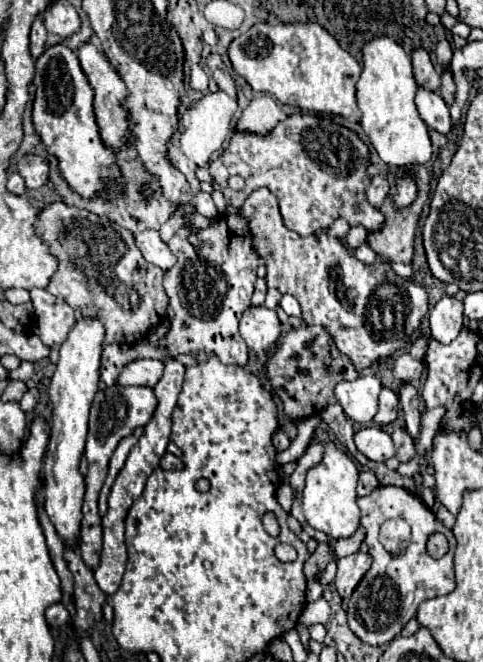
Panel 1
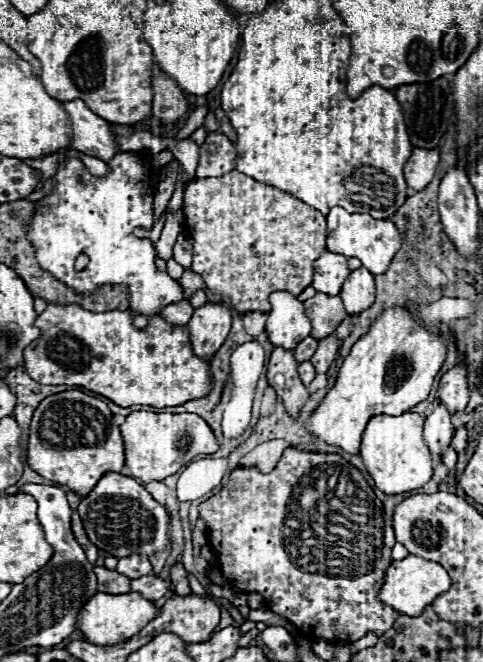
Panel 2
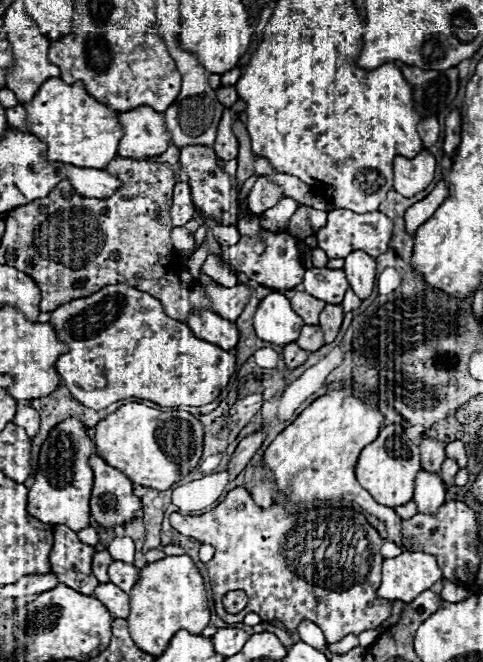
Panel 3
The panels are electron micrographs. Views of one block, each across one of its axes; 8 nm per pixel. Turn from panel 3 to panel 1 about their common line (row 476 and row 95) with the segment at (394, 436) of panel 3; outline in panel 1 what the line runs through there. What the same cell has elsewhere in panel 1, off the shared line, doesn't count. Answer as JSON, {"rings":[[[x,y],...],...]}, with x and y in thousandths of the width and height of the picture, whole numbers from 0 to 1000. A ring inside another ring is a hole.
{"rings":[[[783,54],[749,69],[749,112],[737,133],[741,160],[749,166],[745,187],[799,248],[832,254],[836,248],[890,242],[894,215],[886,205],[886,190],[870,178],[857,157],[865,127],[853,112],[853,94],[820,60],[807,54]]]}

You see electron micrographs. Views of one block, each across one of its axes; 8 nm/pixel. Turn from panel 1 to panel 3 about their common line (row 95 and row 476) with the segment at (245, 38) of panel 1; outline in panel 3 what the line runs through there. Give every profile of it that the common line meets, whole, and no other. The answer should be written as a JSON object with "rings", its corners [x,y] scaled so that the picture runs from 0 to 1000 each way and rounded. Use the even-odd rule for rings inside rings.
{"rings":[[[725,583],[687,589],[650,604],[571,665],[547,680],[542,701],[559,710],[580,749],[613,767],[634,767],[654,755],[725,758],[754,773],[795,789],[803,816],[841,831],[841,813],[832,807],[832,782],[816,767],[783,764],[737,725],[737,701],[745,683],[783,662],[795,628],[783,616],[770,616],[733,598]]]}

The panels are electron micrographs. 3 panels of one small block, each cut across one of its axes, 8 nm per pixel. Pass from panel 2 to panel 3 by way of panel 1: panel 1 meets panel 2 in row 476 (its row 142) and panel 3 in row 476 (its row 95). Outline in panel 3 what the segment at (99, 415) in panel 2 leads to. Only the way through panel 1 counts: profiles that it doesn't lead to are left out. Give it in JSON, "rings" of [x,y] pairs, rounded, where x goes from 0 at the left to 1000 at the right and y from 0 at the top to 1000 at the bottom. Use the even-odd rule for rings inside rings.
{"rings":[[[157,631],[124,637],[87,671],[70,731],[58,743],[58,773],[91,792],[128,792],[153,804],[186,795],[186,746],[195,719],[182,692],[195,668],[182,665],[182,650]]]}

